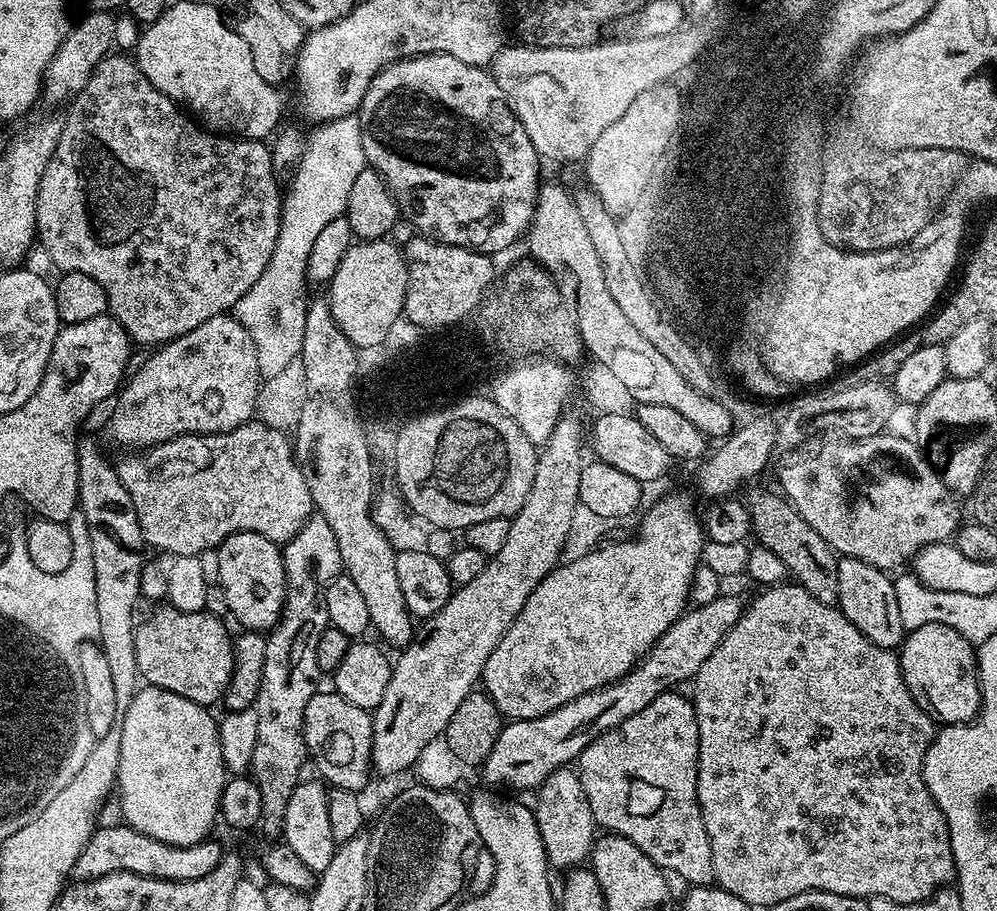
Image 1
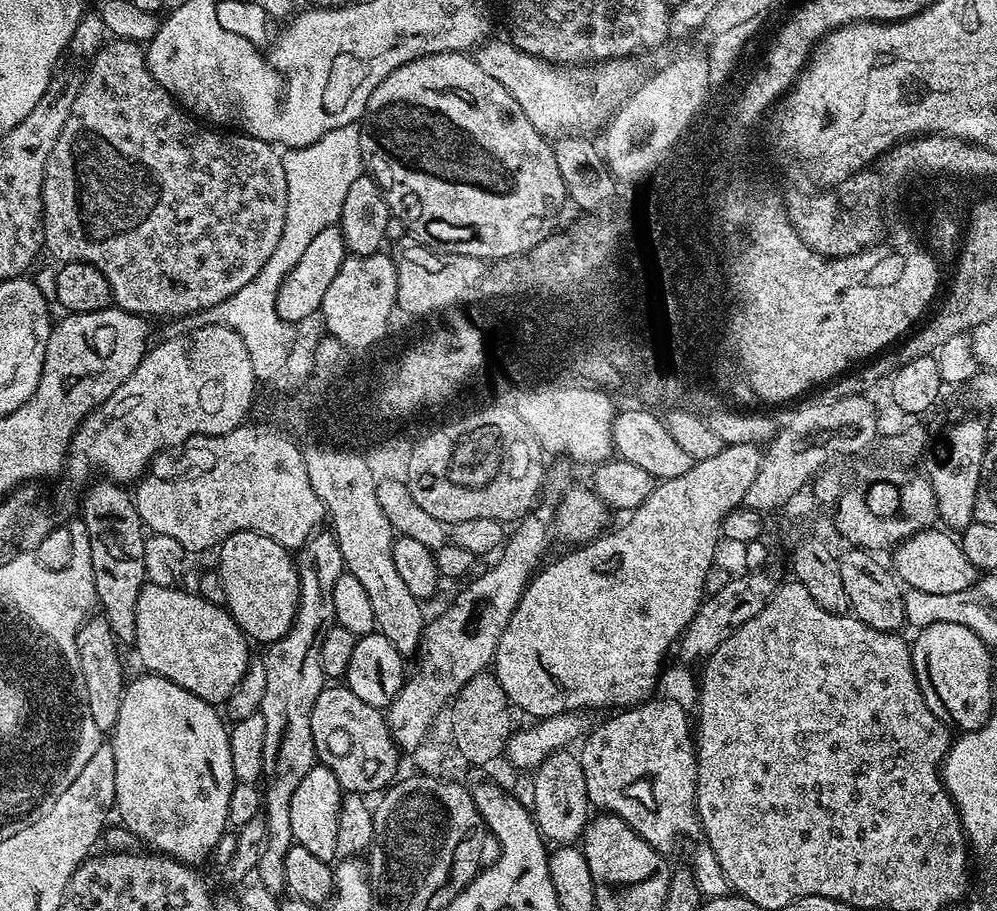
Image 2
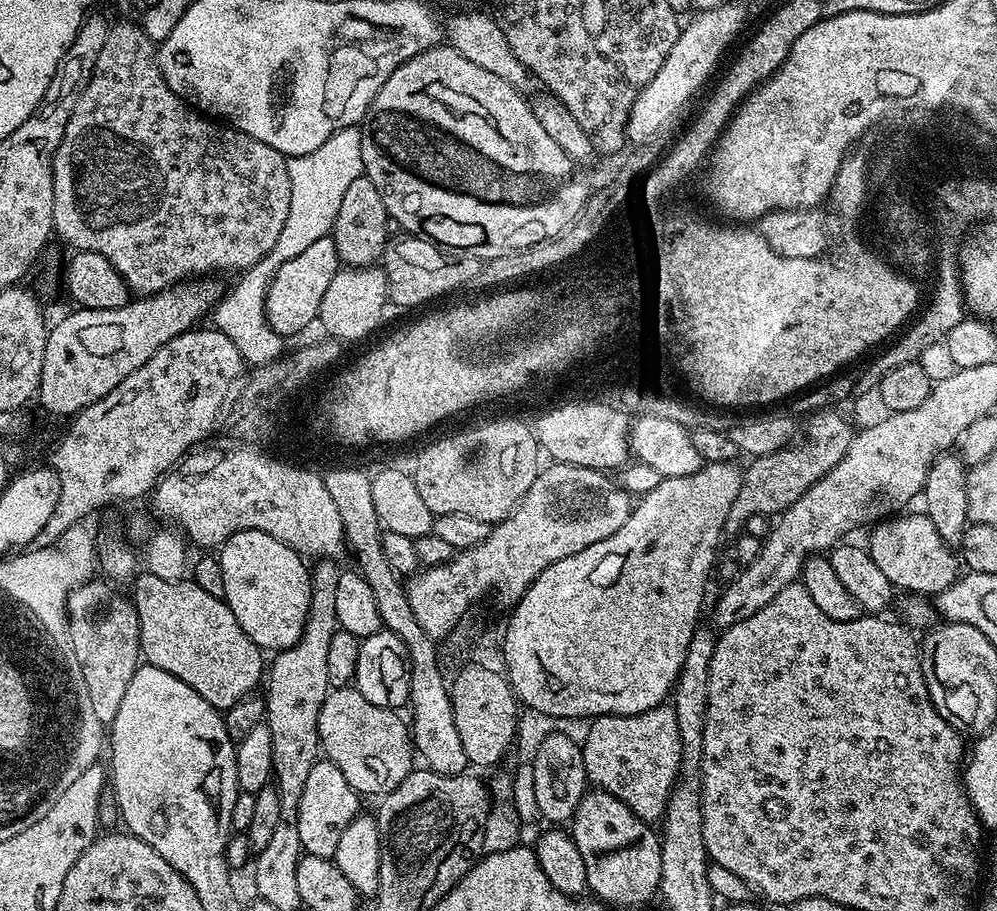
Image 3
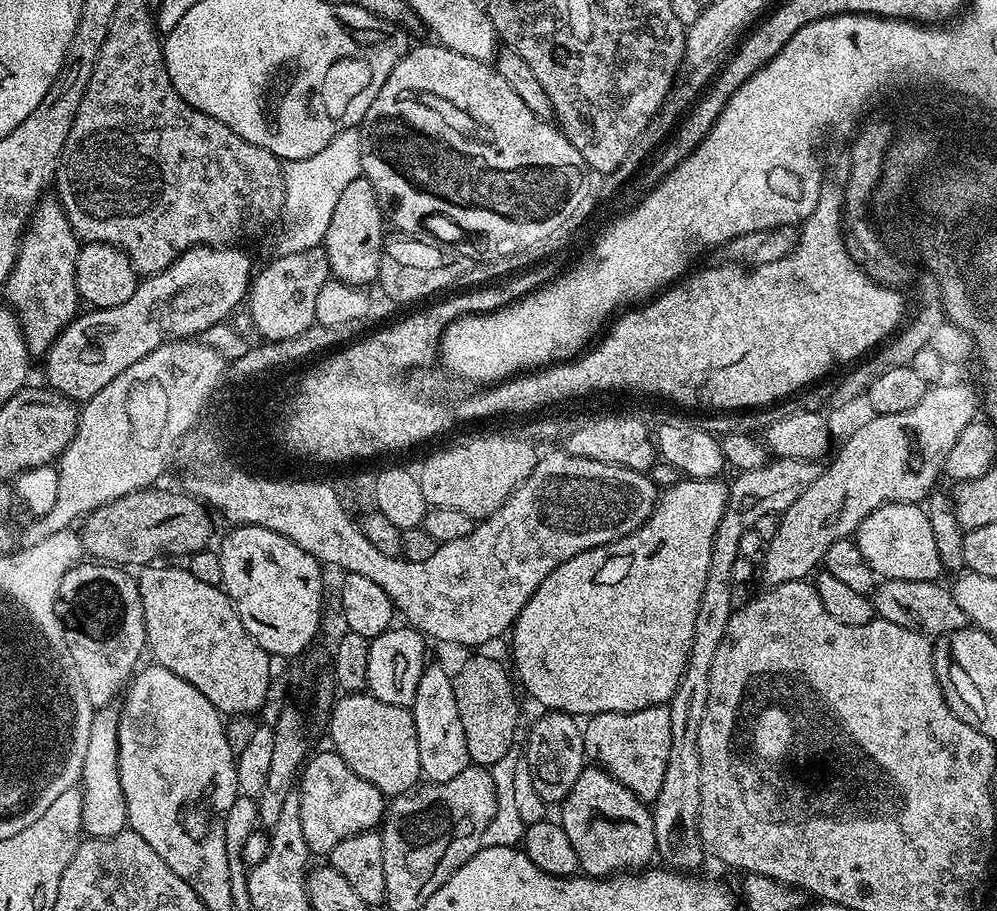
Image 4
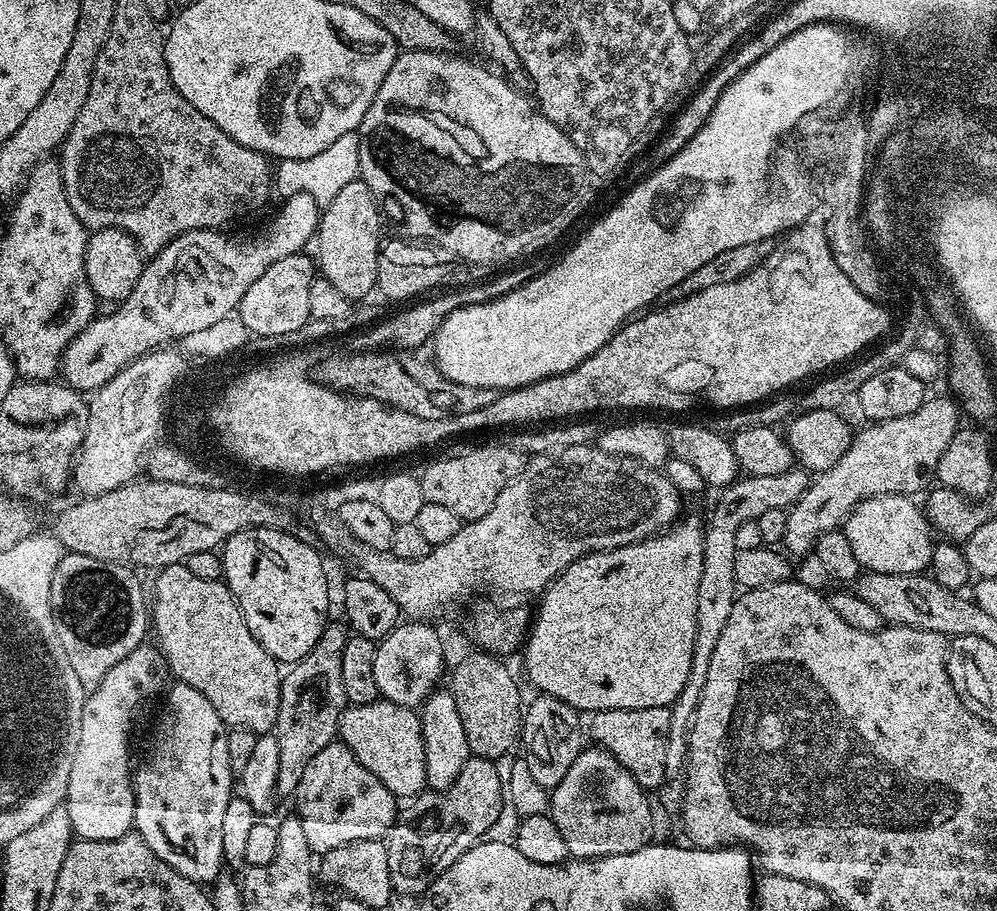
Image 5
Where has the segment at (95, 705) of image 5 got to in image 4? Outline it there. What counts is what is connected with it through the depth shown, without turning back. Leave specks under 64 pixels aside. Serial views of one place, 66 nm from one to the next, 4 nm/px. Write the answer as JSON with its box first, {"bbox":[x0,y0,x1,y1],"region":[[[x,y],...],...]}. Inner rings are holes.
{"bbox":[80,719,128,837],"region":[[[93,719],[90,726],[90,746],[86,748],[86,762],[82,766],[80,784],[84,793],[82,822],[89,837],[113,836],[125,831],[128,815],[126,802],[118,774],[118,742],[116,741],[116,720]]]}

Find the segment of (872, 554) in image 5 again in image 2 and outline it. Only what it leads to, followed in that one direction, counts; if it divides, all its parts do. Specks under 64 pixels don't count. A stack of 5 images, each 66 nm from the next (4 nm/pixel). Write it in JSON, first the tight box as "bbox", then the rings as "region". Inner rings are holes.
{"bbox":[891,526,978,594],"region":[[[936,526],[924,528],[906,538],[896,545],[891,556],[891,567],[901,585],[926,594],[958,594],[958,590],[966,590],[978,579],[976,568],[966,562],[966,554],[962,554],[957,537]]]}

